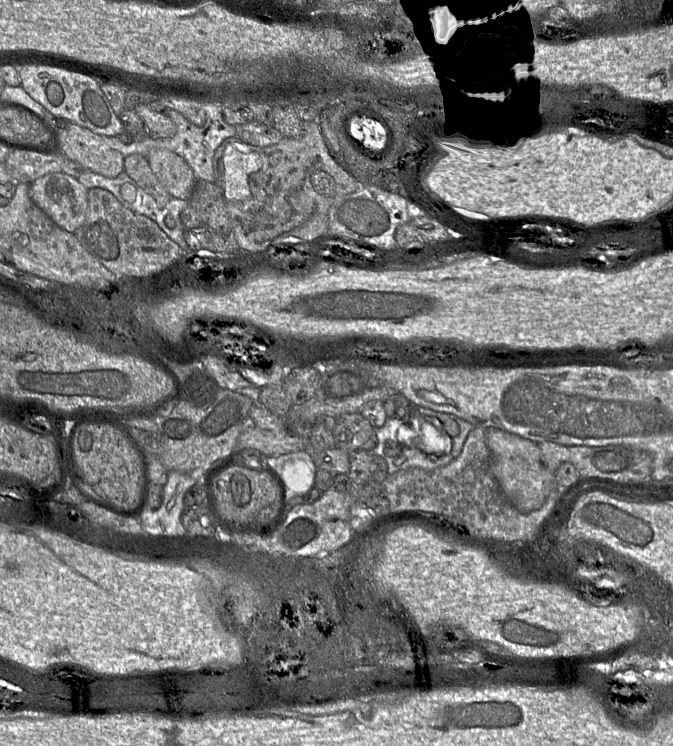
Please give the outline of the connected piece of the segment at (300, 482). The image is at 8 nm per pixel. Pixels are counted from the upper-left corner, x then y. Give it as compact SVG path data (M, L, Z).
M298 451L264 457L268 466L279 476L288 499L304 497L313 489L317 467L310 452Z

